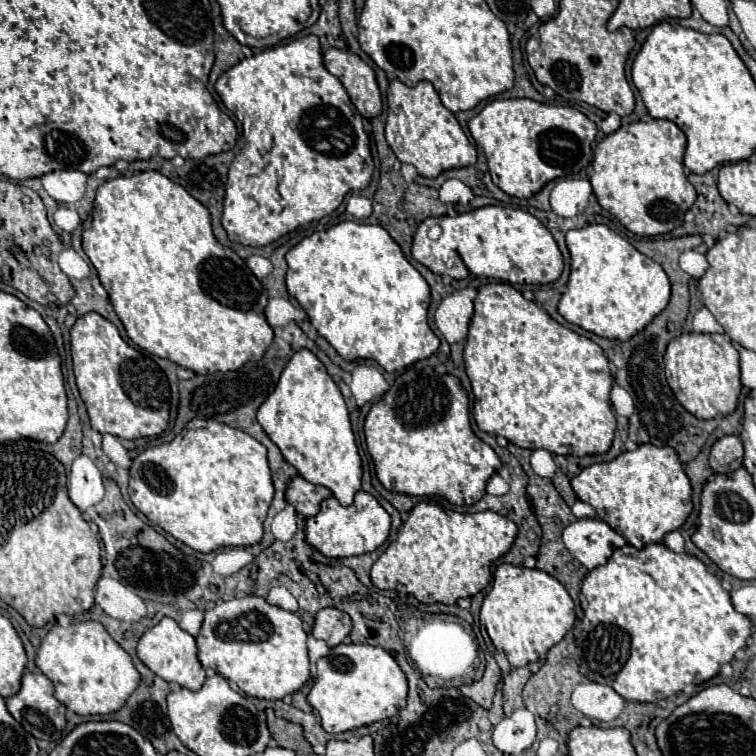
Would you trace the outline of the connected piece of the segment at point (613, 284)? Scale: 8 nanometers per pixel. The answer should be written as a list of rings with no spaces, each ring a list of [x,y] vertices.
[[[588,224],[584,228],[570,230],[566,234],[566,246],[570,250],[570,280],[568,290],[562,294],[558,302],[558,314],[568,320],[570,324],[576,324],[596,336],[608,338],[608,340],[630,340],[630,336],[636,336],[658,316],[670,302],[670,282],[666,272],[660,264],[650,260],[648,256],[640,254],[630,242],[620,238],[616,232],[612,232],[604,224]]]

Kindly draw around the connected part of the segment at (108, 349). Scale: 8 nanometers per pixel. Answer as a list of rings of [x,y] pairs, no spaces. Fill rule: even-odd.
[[[88,312],[76,320],[70,330],[72,368],[78,392],[86,404],[90,426],[100,434],[118,438],[144,438],[162,434],[170,418],[170,392],[168,380],[160,366],[126,344],[118,328],[96,312]]]

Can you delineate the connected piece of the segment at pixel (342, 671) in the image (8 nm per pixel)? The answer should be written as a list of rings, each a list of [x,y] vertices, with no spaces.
[[[338,644],[328,656],[316,662],[316,668],[316,680],[306,700],[320,716],[322,728],[330,734],[342,734],[346,730],[390,718],[406,706],[406,676],[392,654],[380,646]]]

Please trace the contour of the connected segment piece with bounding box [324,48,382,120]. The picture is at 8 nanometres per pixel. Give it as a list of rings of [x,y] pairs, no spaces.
[[[330,48],[324,52],[324,66],[346,88],[356,110],[372,120],[382,112],[382,98],[376,84],[374,70],[352,52]]]

